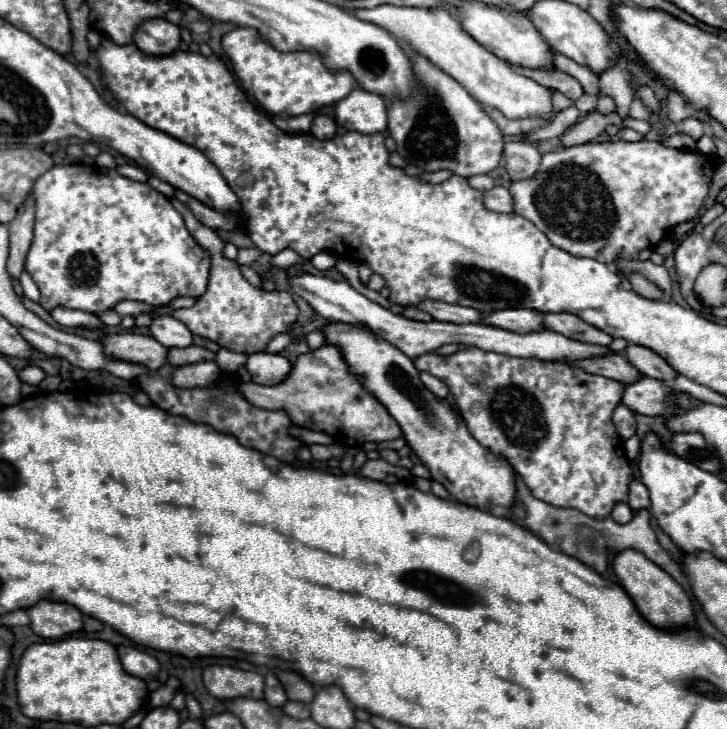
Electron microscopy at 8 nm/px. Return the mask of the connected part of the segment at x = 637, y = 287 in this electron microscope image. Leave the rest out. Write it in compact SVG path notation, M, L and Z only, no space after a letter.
M629 274L627 280L631 282L633 292L637 292L639 296L643 296L647 300L661 300L663 298L663 290L657 284L649 282L647 278L641 278L641 274Z

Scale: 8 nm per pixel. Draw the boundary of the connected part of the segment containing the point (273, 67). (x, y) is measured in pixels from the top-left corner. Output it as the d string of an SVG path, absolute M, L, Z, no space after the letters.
M235 28L221 40L221 48L245 92L271 116L313 114L323 106L345 98L357 84L349 72L329 72L319 54L311 52L277 52L259 38L253 28Z

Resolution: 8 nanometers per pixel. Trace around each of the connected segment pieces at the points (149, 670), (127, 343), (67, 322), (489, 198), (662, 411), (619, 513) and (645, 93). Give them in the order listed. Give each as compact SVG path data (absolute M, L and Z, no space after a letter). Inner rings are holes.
M117 646L117 652L121 658L121 664L125 666L125 670L129 670L129 674L145 680L151 680L157 676L159 662L147 652L137 650L135 646Z
M111 334L103 340L105 354L117 360L127 360L127 362L137 362L143 364L151 370L159 370L161 366L167 364L167 348L159 344L153 336L143 336L143 334Z
M57 308L51 312L53 320L61 326L67 328L89 328L89 330L97 330L103 328L103 322L95 316L95 314L85 314L81 310L65 310L65 308Z
M495 186L491 190L485 190L483 192L483 204L487 210L493 210L493 212L511 212L513 210L511 194L503 186Z
M645 376L639 382L625 386L621 404L637 414L665 416L669 414L669 408L665 406L665 394L669 394L669 388L661 380Z
M617 504L615 508L613 508L613 514L611 514L611 518L615 520L615 522L619 522L619 524L627 524L631 518L633 518L633 510L629 508L629 504Z
M643 86L643 88L639 88L637 90L637 94L635 94L651 112L657 112L657 108L659 108L659 102L655 100L655 96L653 96L653 90L651 88L647 88L647 86Z

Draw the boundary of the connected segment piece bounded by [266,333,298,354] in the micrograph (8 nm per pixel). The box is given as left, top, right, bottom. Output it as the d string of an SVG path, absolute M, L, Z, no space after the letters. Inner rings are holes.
M287 333L276 335L268 344L266 351L272 354L281 352L291 343L298 342L297 338L291 337Z

